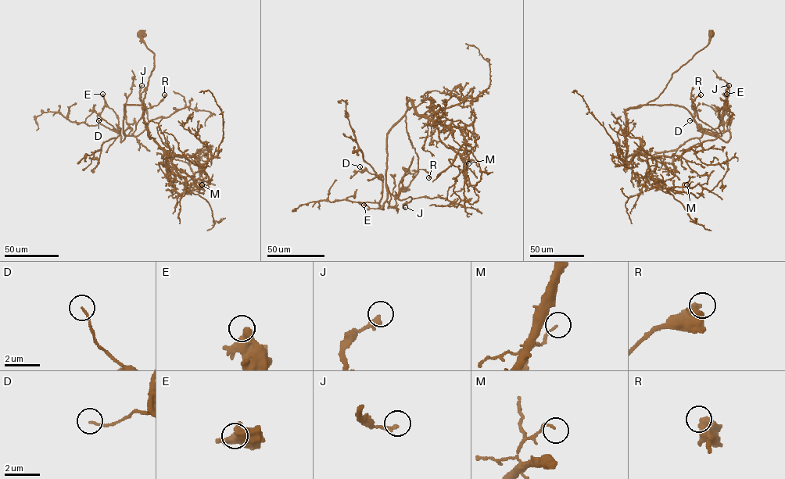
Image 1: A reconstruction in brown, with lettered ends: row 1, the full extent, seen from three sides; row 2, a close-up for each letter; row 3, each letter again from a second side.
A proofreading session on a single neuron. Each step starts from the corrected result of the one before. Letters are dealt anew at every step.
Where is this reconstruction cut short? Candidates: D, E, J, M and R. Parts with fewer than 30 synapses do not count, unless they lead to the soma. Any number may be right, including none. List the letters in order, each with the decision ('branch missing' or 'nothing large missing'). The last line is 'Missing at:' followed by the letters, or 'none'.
D: nothing large missing
E: nothing large missing
J: nothing large missing
M: nothing large missing
R: nothing large missing
Missing at: none

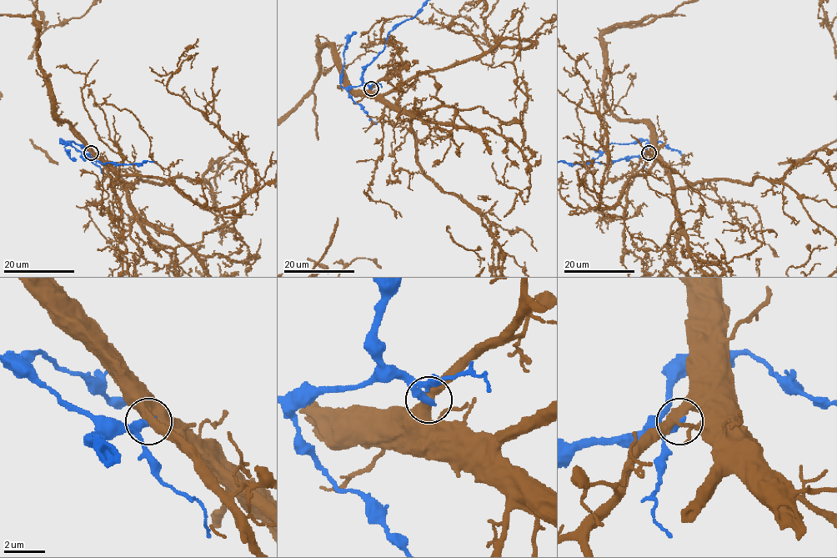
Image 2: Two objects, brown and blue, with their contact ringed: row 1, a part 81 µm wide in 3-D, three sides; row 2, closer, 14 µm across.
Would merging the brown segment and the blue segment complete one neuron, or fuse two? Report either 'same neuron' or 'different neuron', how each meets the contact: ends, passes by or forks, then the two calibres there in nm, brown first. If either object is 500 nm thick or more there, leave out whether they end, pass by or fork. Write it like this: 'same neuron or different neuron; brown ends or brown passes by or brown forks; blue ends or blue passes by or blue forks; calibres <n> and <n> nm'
different neuron; brown passes by; blue ends; calibres 420 and 440 nm

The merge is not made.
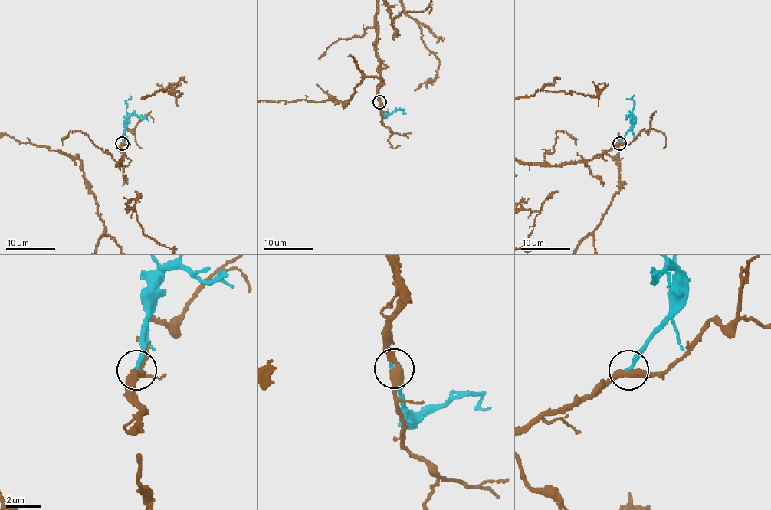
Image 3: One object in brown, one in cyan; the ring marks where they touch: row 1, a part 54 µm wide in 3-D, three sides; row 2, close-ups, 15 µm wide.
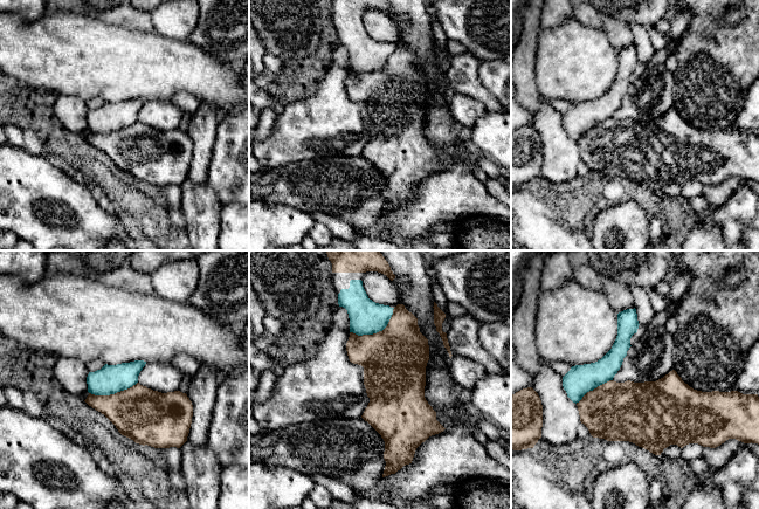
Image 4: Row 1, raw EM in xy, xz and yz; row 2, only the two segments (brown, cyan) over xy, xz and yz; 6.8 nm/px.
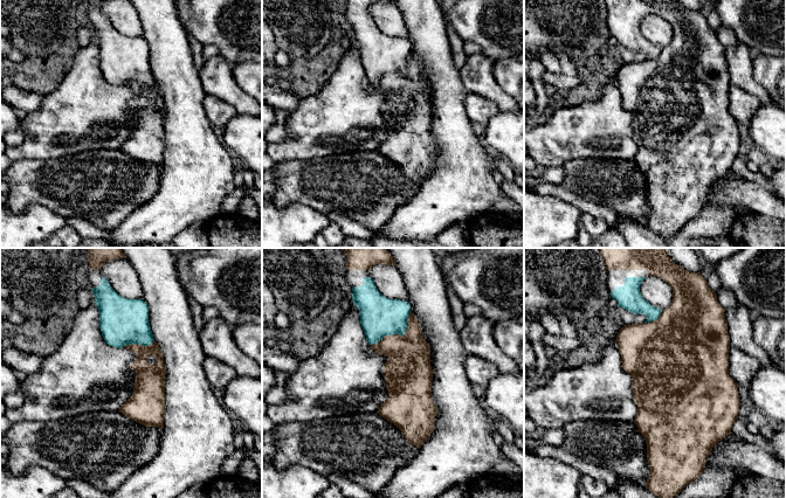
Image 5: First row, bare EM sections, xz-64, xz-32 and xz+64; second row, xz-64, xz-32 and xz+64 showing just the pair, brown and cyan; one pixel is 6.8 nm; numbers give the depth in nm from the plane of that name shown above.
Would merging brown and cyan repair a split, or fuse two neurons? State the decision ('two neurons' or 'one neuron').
one neuron

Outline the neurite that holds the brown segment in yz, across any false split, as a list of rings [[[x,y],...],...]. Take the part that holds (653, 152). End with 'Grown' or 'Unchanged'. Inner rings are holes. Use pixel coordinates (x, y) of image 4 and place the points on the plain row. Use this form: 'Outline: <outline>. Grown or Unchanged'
Outline: [[[635,46],[619,50],[617,74],[612,87],[595,101],[572,104],[563,115],[564,128],[577,142],[580,159],[593,176],[629,179],[655,193],[661,193],[670,183],[683,186],[698,181],[716,186],[729,177],[759,183],[758,132],[697,129],[685,122],[675,108],[656,119],[614,119],[639,63]]]. Grown

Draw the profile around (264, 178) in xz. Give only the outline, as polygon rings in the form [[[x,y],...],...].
[[[274,170],[262,171],[257,177],[249,177],[249,190],[254,186],[269,186],[278,178]]]

